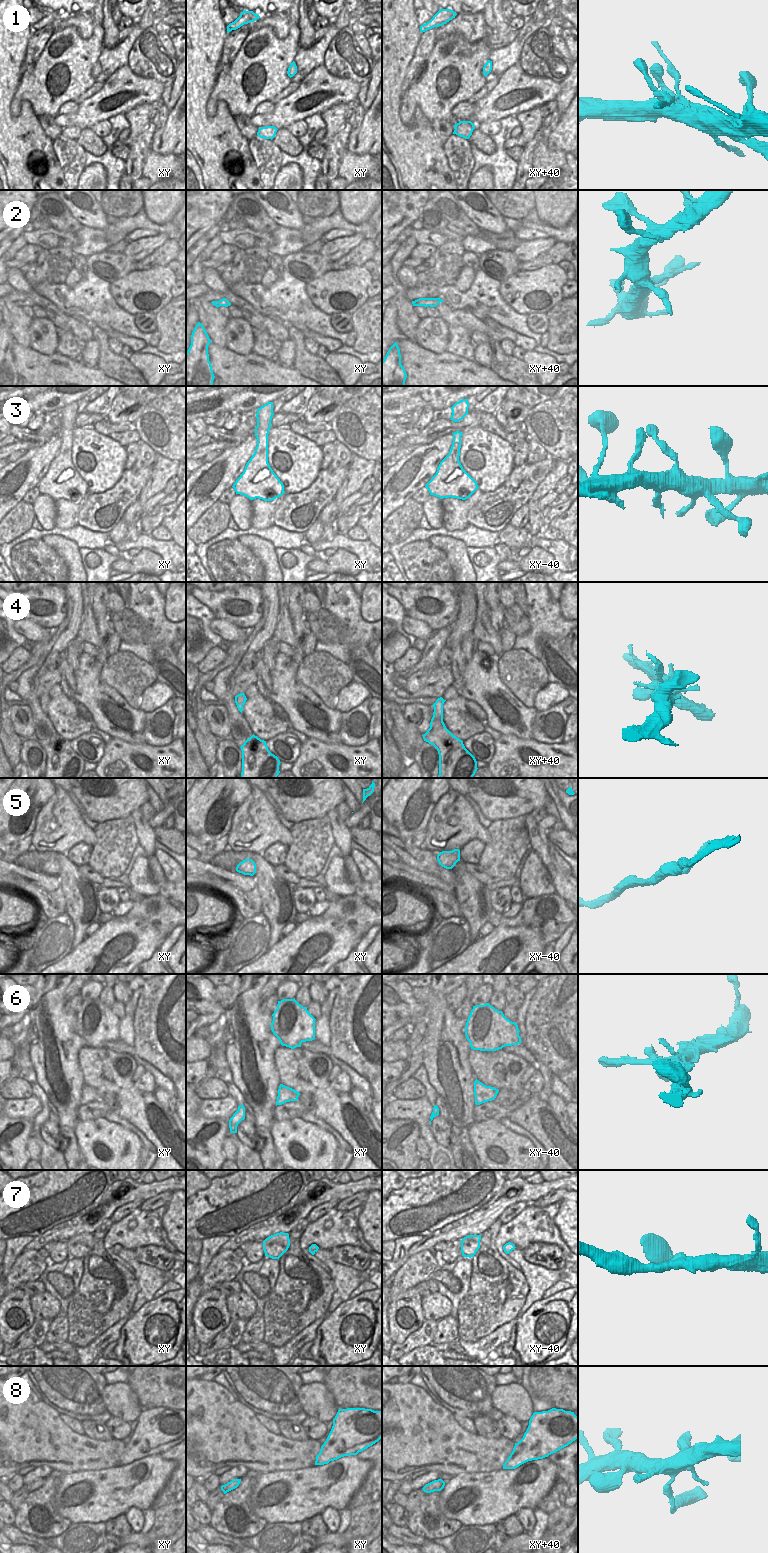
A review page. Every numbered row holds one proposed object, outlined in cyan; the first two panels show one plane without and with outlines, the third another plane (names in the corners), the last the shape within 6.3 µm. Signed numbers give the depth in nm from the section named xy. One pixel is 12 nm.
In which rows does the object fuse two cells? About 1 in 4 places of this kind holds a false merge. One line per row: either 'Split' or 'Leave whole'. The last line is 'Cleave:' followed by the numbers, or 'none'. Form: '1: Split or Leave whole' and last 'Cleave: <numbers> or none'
1: Split
2: Leave whole
3: Leave whole
4: Leave whole
5: Leave whole
6: Leave whole
7: Leave whole
8: Leave whole
Cleave: 1

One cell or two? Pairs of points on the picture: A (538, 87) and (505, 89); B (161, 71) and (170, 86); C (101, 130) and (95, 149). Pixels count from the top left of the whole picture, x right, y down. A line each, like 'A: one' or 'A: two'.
A: one
B: two
C: two

